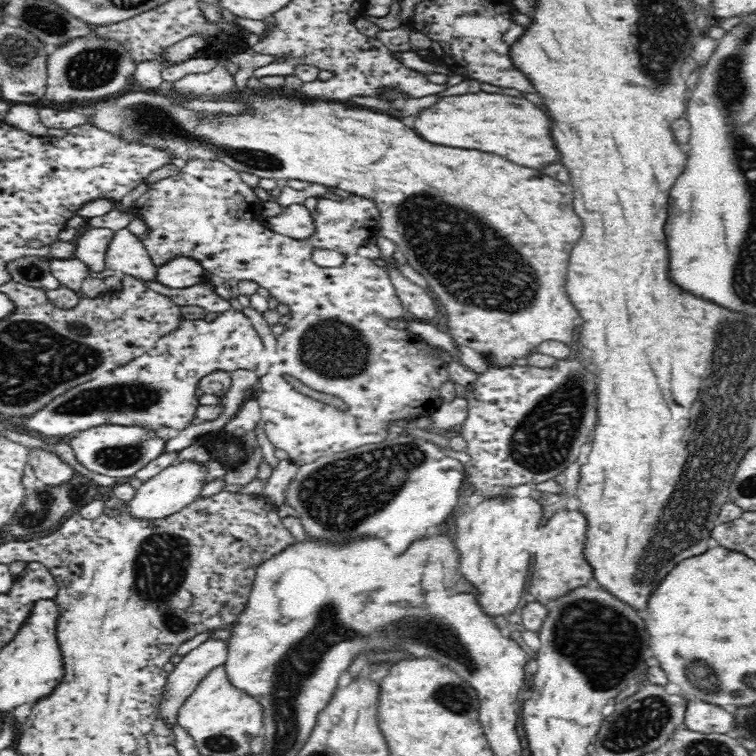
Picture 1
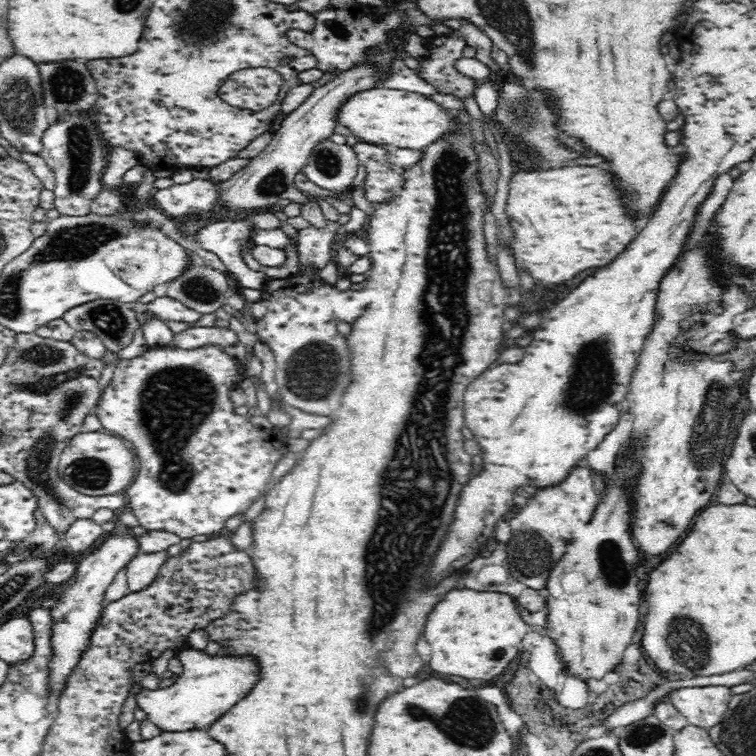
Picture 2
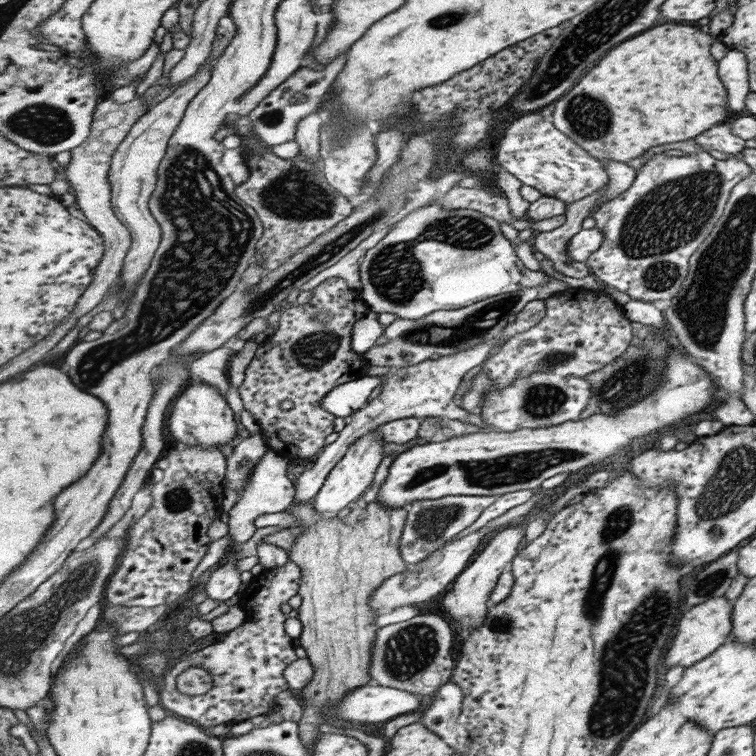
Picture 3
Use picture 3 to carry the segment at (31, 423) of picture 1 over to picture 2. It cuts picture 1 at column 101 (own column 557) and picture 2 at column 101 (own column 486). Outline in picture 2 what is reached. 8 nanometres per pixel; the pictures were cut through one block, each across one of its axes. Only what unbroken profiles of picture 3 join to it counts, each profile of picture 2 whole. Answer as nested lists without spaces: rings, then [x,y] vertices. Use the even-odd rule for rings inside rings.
[[[209,343],[194,350],[164,347],[148,348],[142,355],[128,360],[120,360],[118,366],[114,368],[114,373],[108,386],[102,390],[95,413],[106,430],[110,430],[112,434],[121,437],[124,441],[130,440],[132,442],[138,471],[134,482],[126,489],[126,496],[128,496],[127,499],[130,503],[130,508],[132,508],[131,513],[137,518],[140,528],[146,528],[147,531],[151,530],[152,532],[175,534],[182,540],[184,538],[192,538],[192,536],[218,537],[226,532],[224,524],[232,516],[244,513],[264,494],[264,490],[267,490],[274,466],[287,451],[284,440],[281,438],[281,432],[278,429],[259,429],[250,423],[247,415],[242,416],[234,412],[235,404],[230,400],[229,394],[232,389],[238,387],[238,382],[245,378],[244,371],[243,365],[230,358],[226,351]]]

